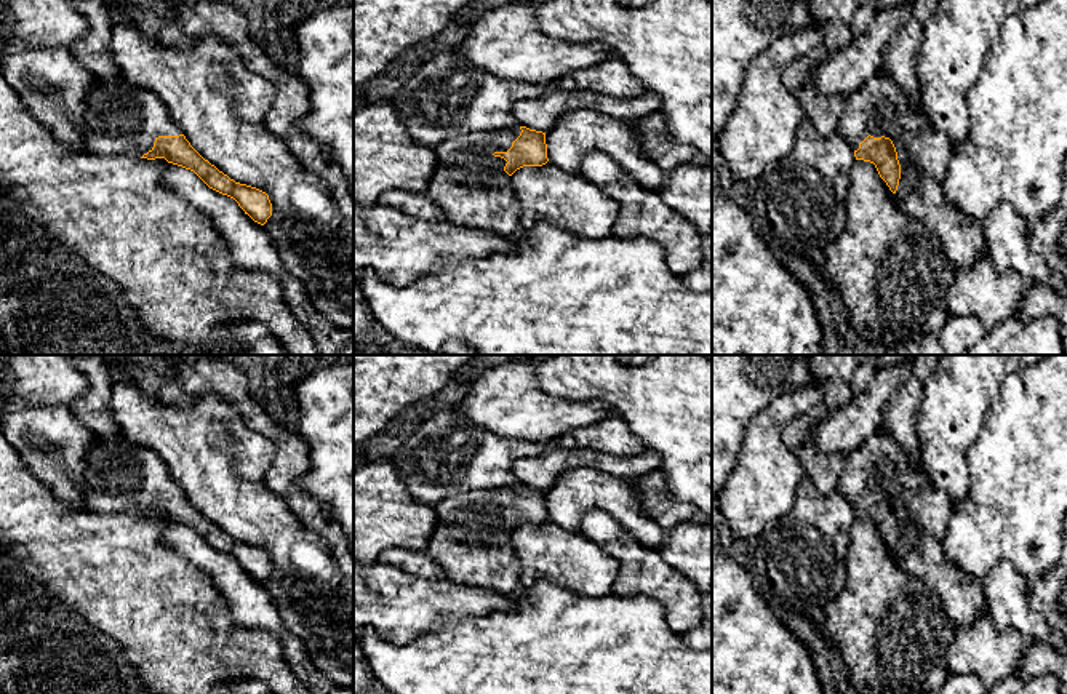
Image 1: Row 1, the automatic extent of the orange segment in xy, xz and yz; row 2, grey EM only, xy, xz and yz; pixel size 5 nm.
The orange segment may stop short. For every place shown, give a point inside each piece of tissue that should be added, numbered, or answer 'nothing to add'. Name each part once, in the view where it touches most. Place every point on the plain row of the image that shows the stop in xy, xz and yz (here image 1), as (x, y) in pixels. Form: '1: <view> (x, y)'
1: xz (469, 542)

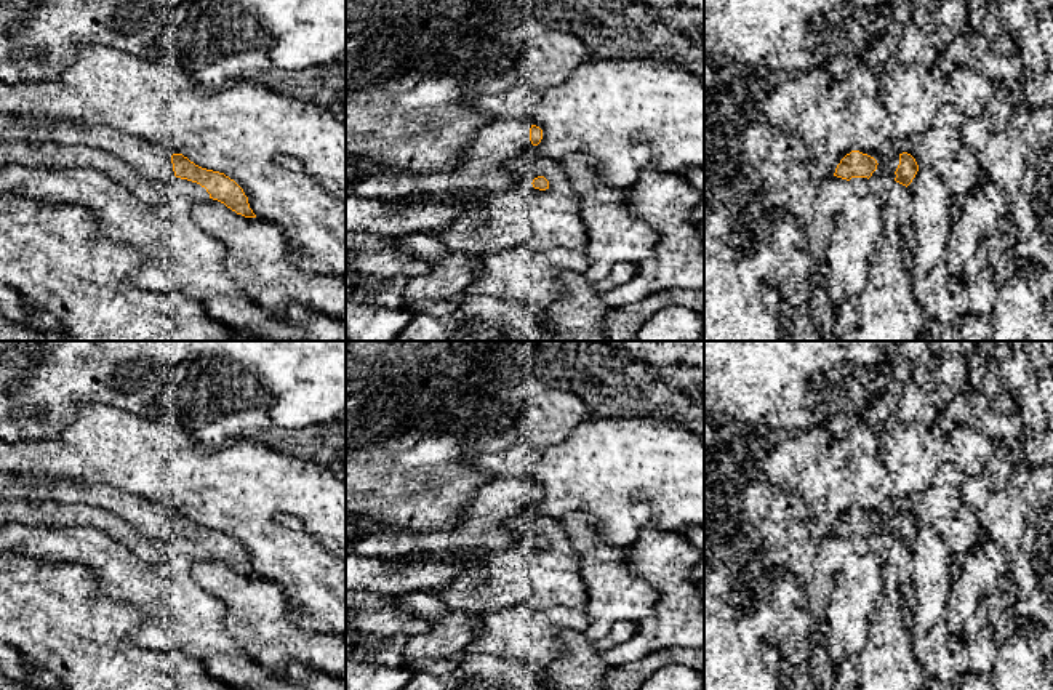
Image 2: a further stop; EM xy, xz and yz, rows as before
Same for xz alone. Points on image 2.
1: xz (479, 525)

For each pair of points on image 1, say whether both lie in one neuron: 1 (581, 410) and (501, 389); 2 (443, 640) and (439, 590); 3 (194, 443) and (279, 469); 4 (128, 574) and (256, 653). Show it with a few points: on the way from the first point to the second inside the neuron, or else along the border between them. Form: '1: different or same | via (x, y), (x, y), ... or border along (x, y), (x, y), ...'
1: same | via (562, 411), (523, 411), (520, 408)
2: different | border along (477, 614), (419, 632)
3: different | border along (272, 443), (266, 485), (285, 501)
4: same | via (160, 606), (205, 651), (224, 653)

